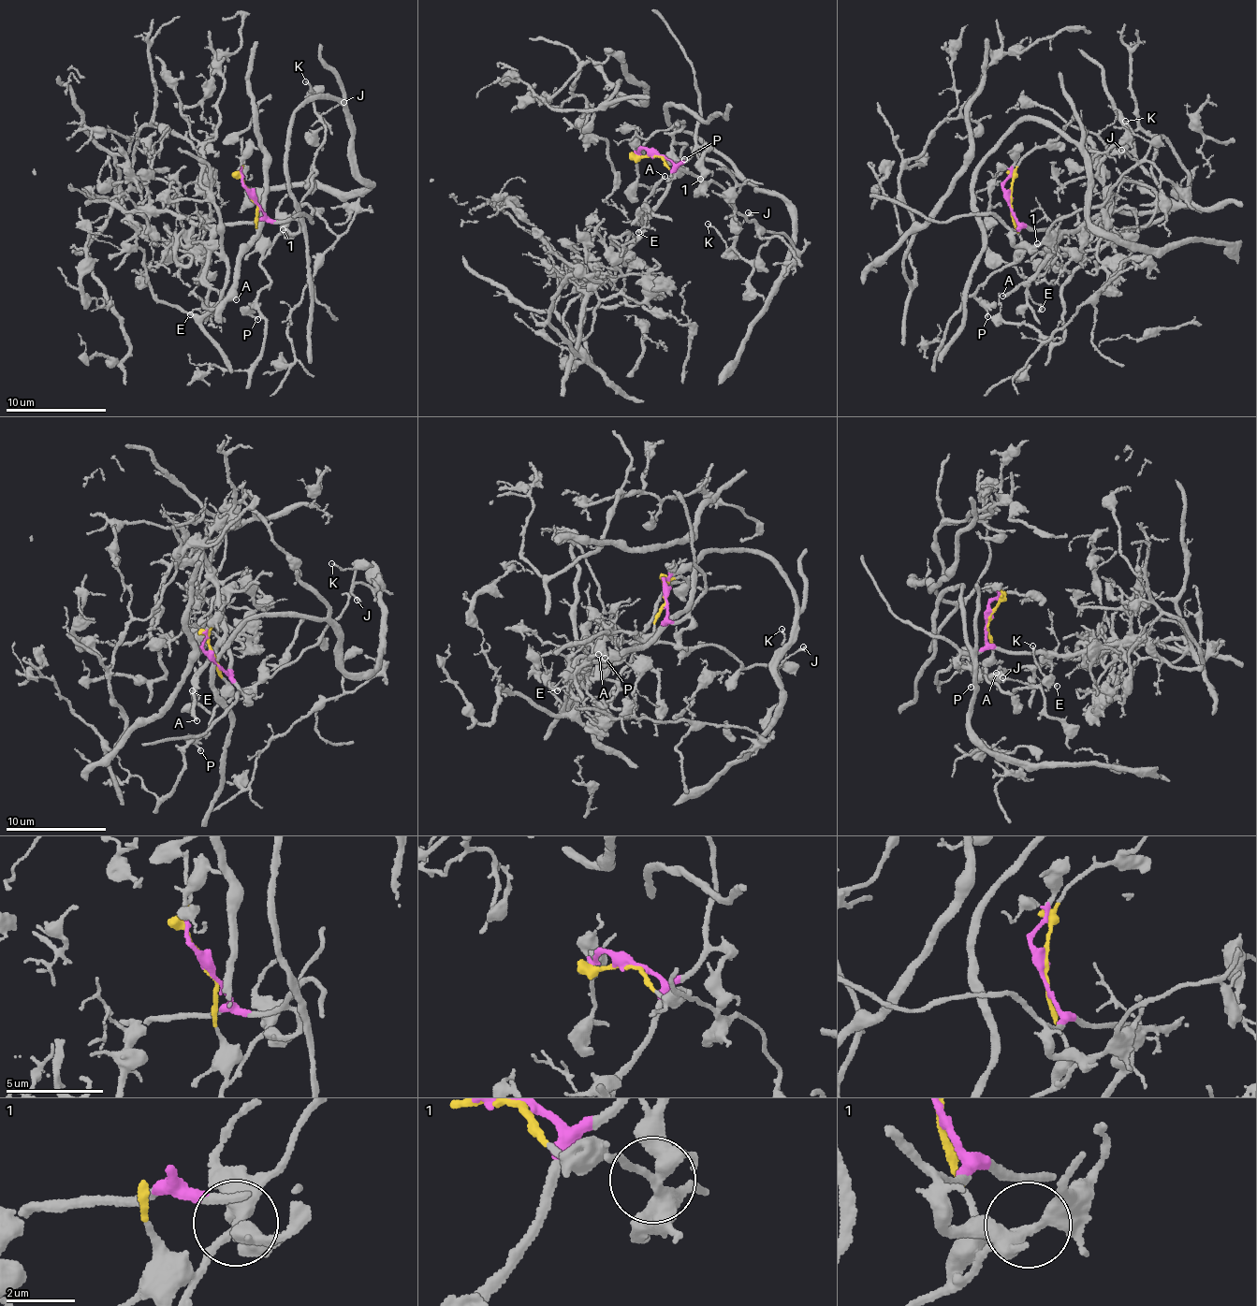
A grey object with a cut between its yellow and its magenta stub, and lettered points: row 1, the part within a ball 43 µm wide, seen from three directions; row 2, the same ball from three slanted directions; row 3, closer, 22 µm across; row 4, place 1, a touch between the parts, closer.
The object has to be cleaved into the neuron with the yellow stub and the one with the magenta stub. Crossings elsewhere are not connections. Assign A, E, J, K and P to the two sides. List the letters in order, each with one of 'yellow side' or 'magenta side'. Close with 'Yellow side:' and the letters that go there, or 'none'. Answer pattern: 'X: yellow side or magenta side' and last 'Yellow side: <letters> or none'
A: magenta side
E: magenta side
J: yellow side
K: yellow side
P: yellow side
Yellow side: J, K, P

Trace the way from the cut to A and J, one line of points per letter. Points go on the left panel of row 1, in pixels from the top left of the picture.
A: (253, 196), (263, 217), (230, 222), (221, 228), (214, 238), (207, 280), (211, 287), (237, 299)
J: (253, 196), (257, 206), (255, 229), (270, 241), (277, 239), (312, 186), (324, 136), (322, 117), (344, 101)

